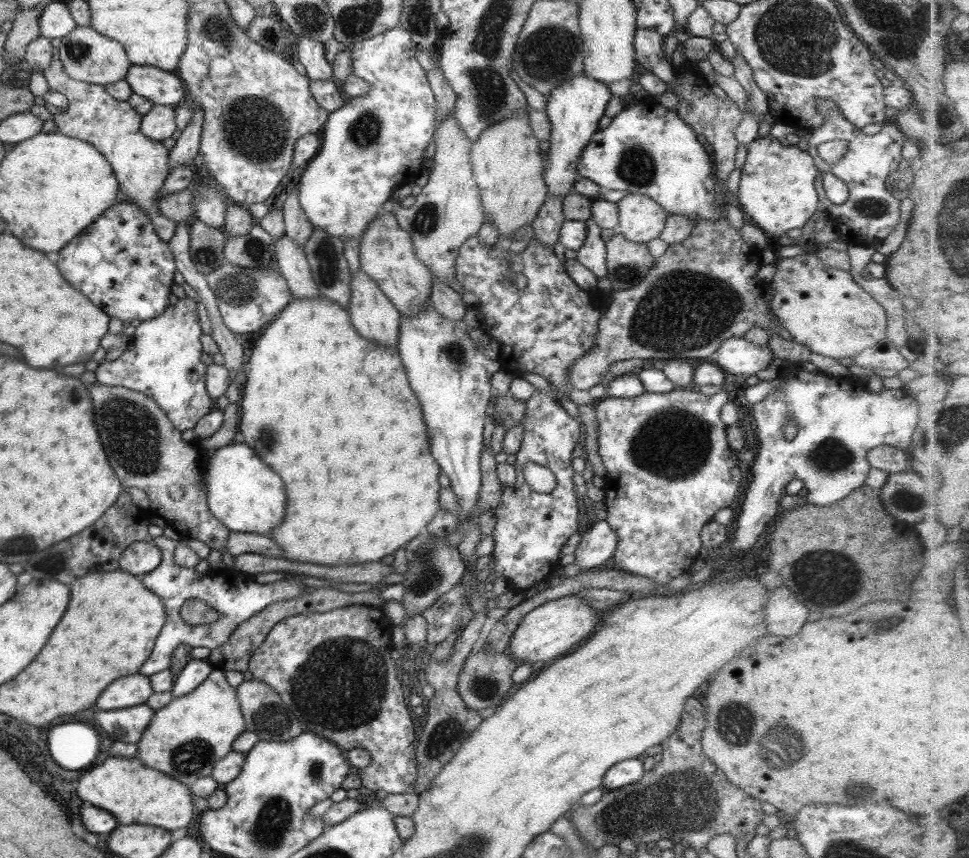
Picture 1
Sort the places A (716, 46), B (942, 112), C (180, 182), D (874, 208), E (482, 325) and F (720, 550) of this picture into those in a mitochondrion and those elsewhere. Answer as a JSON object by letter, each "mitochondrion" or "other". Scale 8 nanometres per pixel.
{"A":"other","B":"mitochondrion","C":"other","D":"mitochondrion","E":"other","F":"other"}

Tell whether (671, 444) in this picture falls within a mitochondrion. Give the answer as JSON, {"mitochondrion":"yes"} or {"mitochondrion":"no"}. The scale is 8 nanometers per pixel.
{"mitochondrion":"yes"}

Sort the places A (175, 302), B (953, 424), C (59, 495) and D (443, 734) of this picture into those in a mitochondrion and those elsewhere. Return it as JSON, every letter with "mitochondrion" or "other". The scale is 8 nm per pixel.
{"A":"other","B":"mitochondrion","C":"other","D":"mitochondrion"}

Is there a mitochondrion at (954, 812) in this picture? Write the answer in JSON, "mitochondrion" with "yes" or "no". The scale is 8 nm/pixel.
{"mitochondrion":"no"}

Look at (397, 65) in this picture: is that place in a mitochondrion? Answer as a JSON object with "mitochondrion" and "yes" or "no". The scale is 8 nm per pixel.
{"mitochondrion":"no"}

